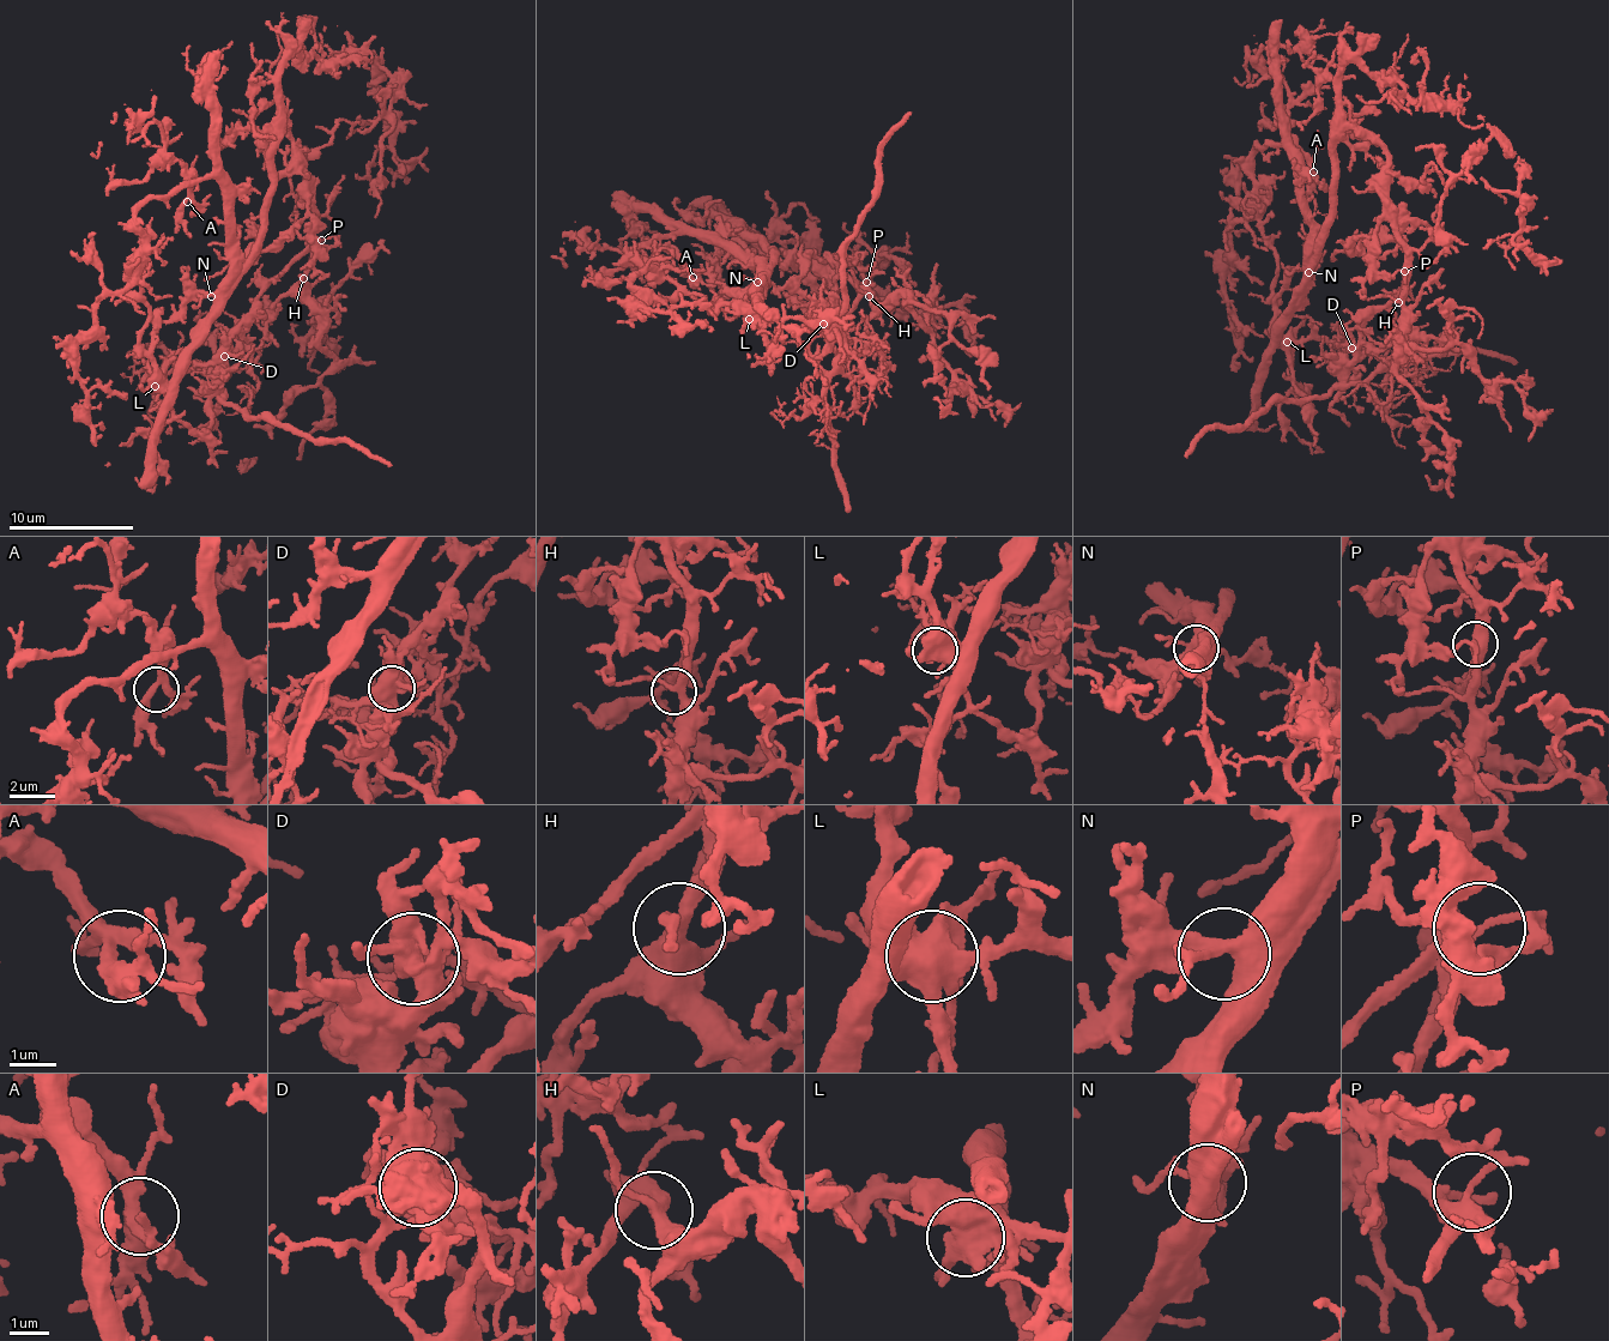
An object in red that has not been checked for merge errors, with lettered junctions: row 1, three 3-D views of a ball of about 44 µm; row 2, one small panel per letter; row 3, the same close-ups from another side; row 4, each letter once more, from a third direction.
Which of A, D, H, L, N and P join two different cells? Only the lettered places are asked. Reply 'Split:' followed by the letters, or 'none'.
Split: D

